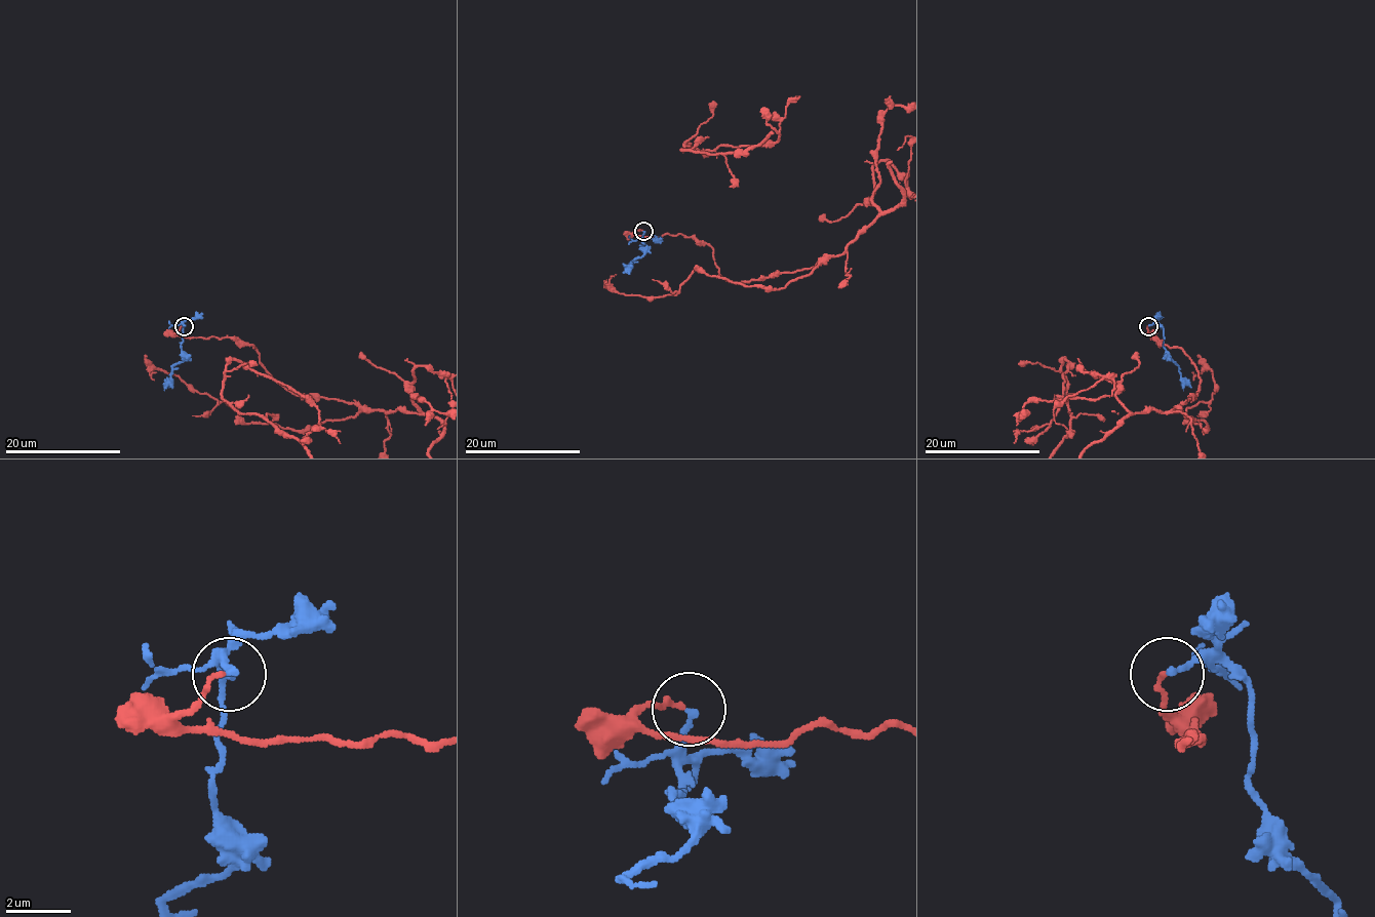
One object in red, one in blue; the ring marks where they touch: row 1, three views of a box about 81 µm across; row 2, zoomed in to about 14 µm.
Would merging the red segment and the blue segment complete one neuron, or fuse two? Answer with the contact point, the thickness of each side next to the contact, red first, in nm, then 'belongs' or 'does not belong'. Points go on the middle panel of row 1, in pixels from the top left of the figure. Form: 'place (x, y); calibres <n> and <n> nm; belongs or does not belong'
place (643, 231); calibres 150 and 190 nm; belongs

